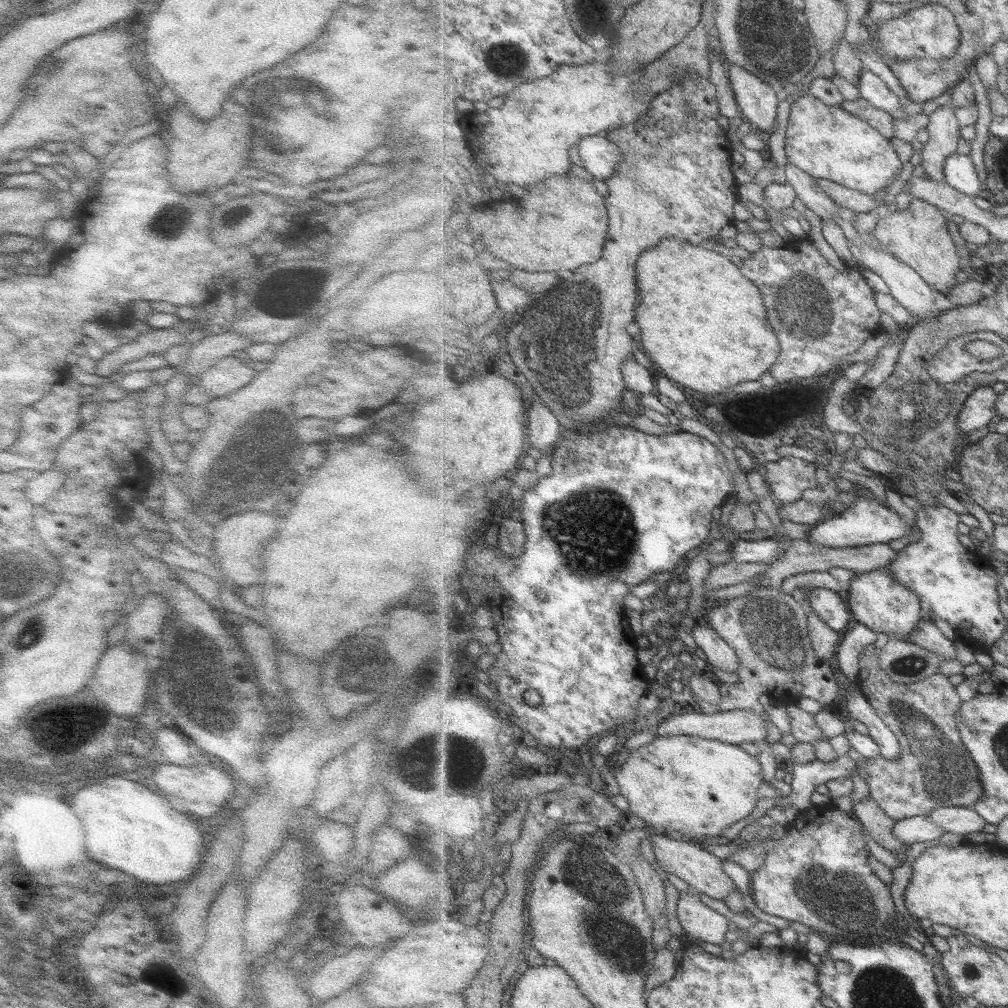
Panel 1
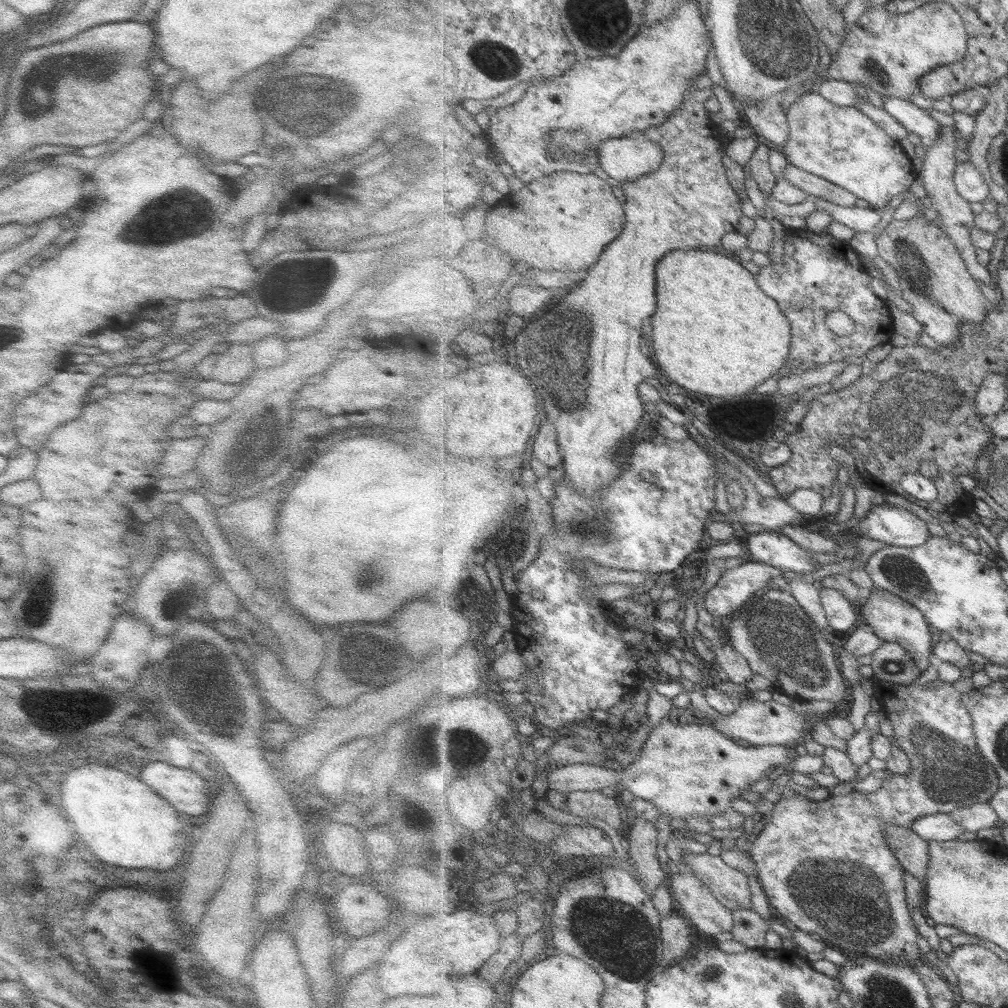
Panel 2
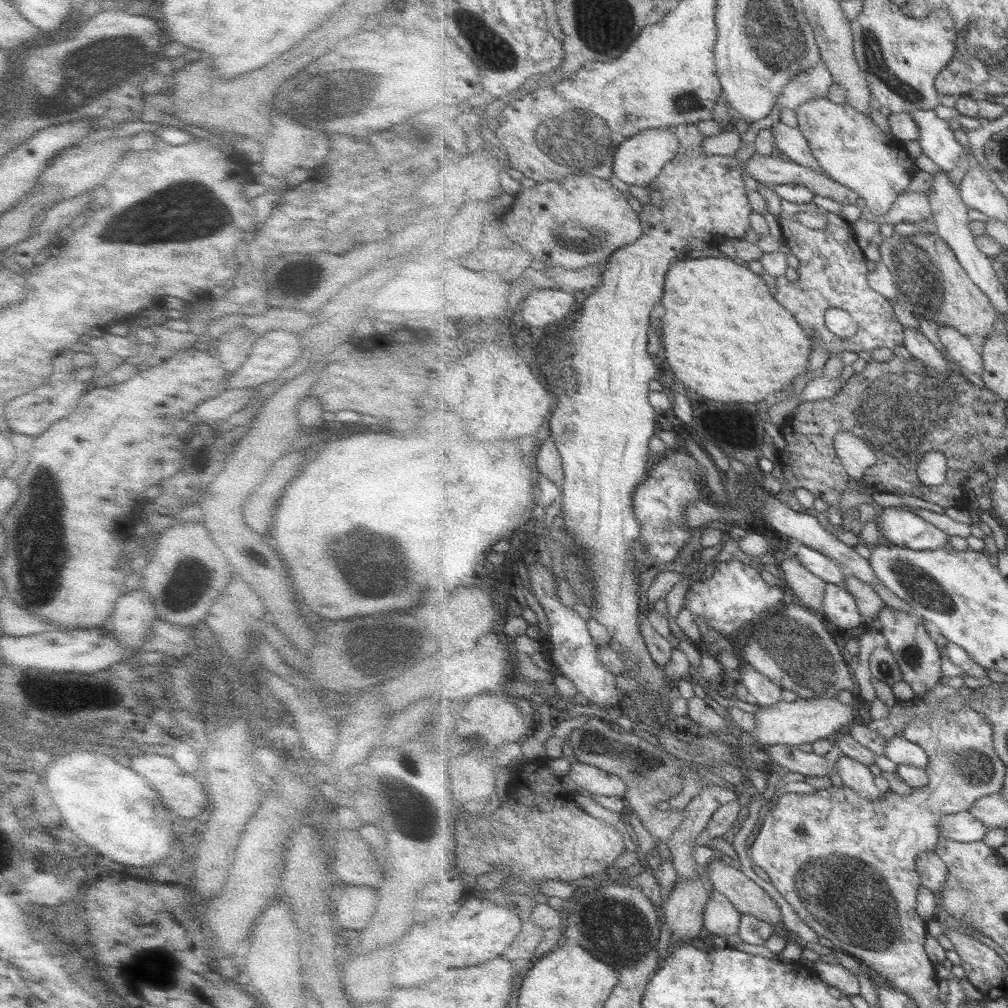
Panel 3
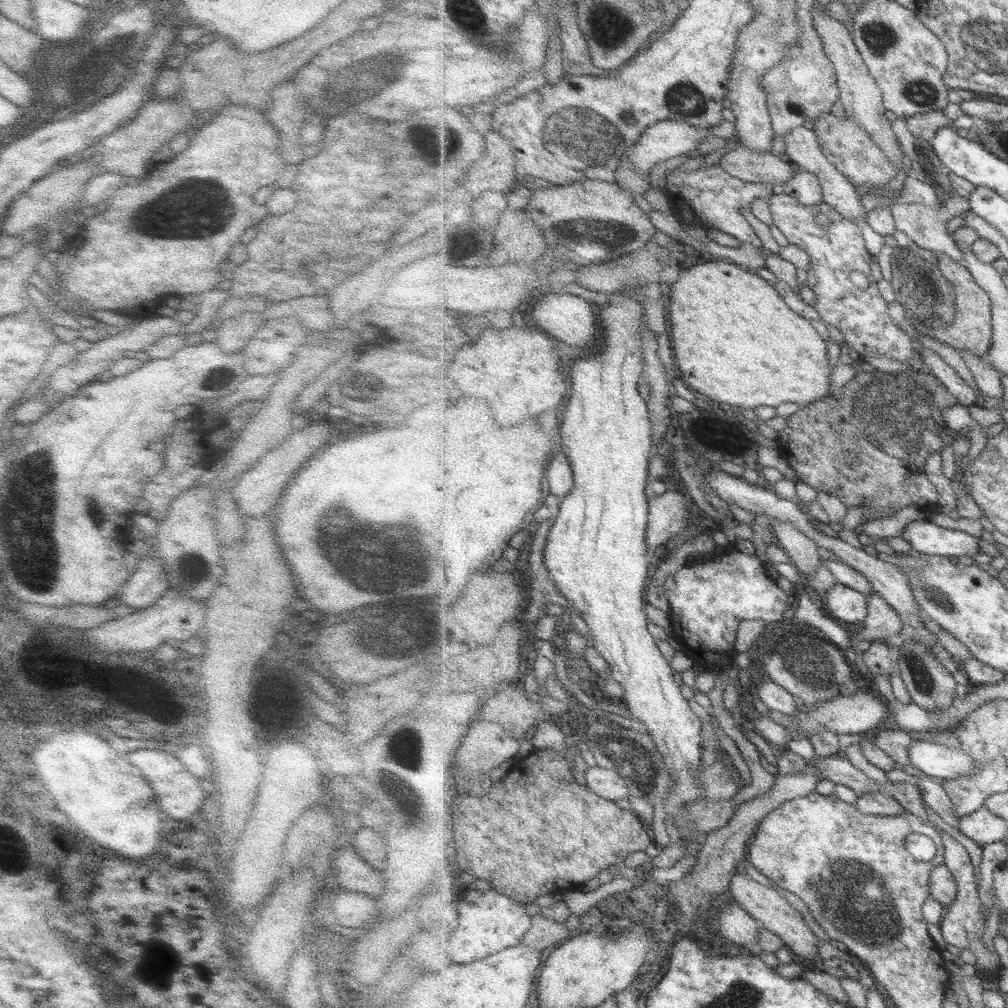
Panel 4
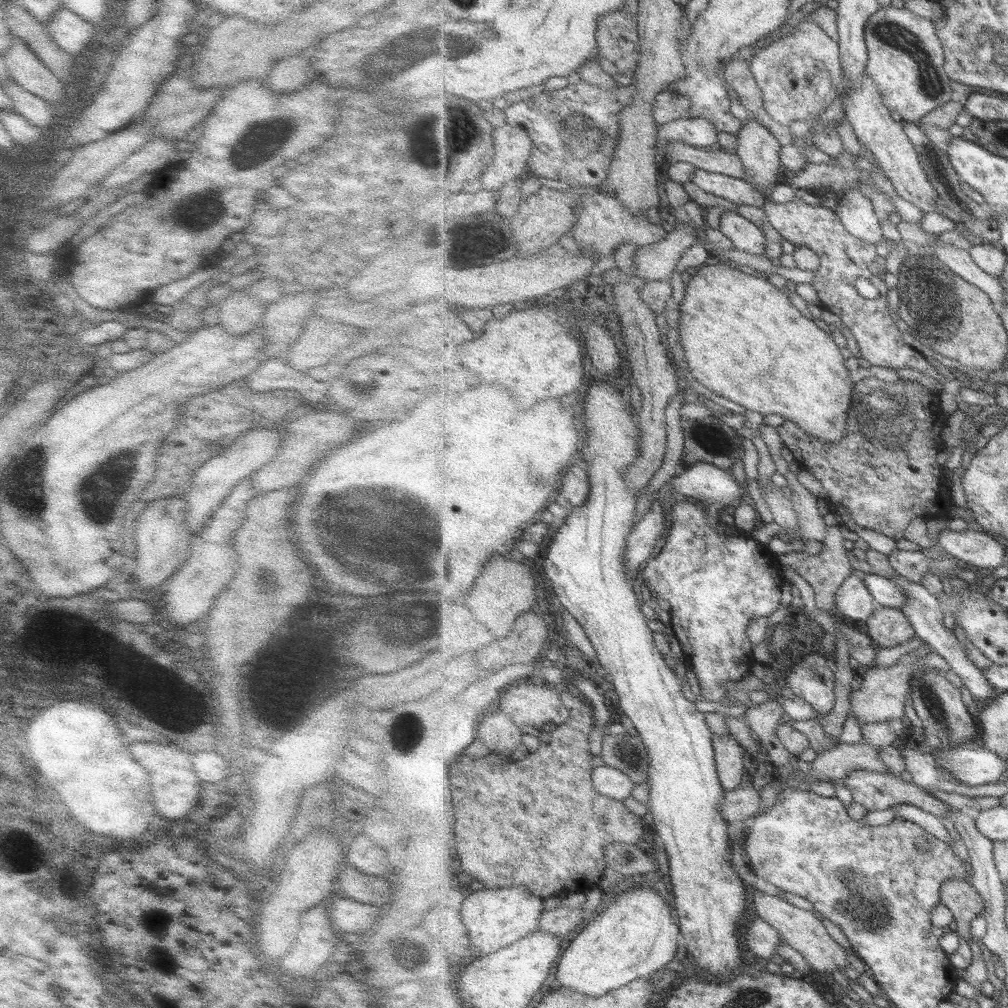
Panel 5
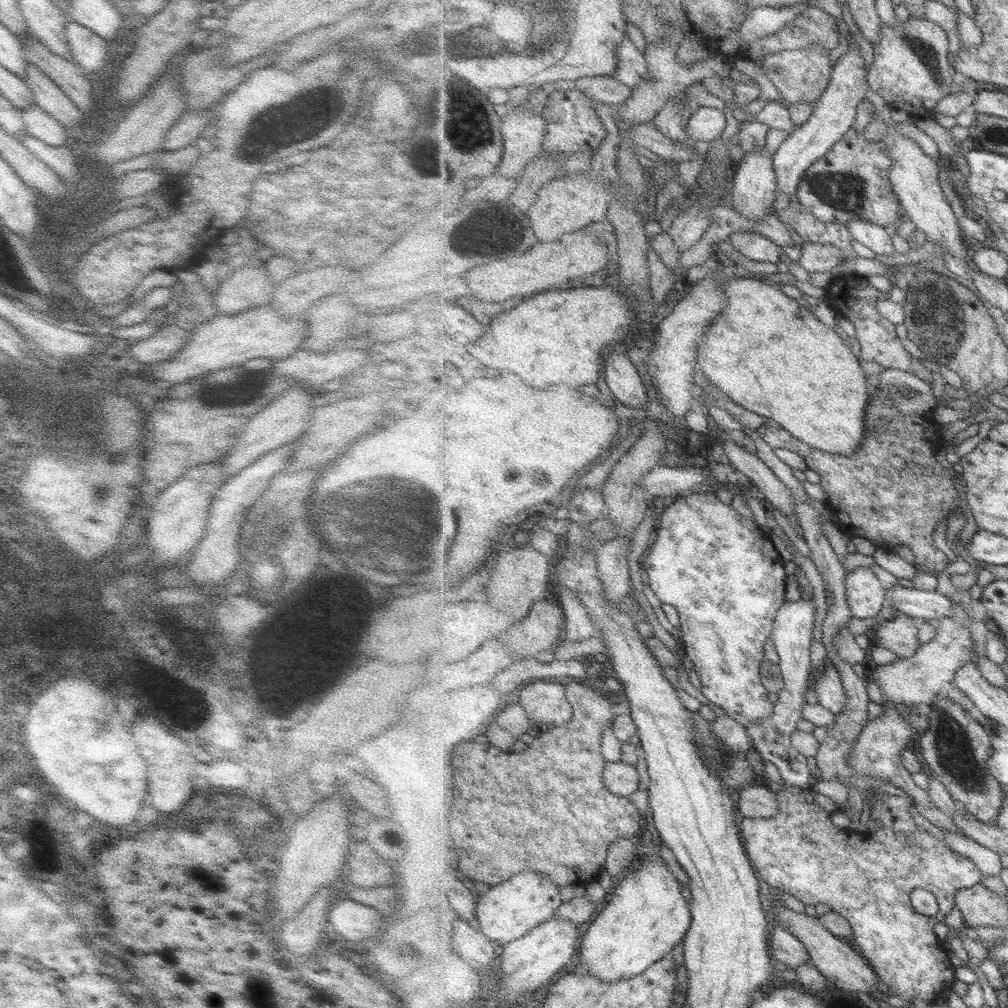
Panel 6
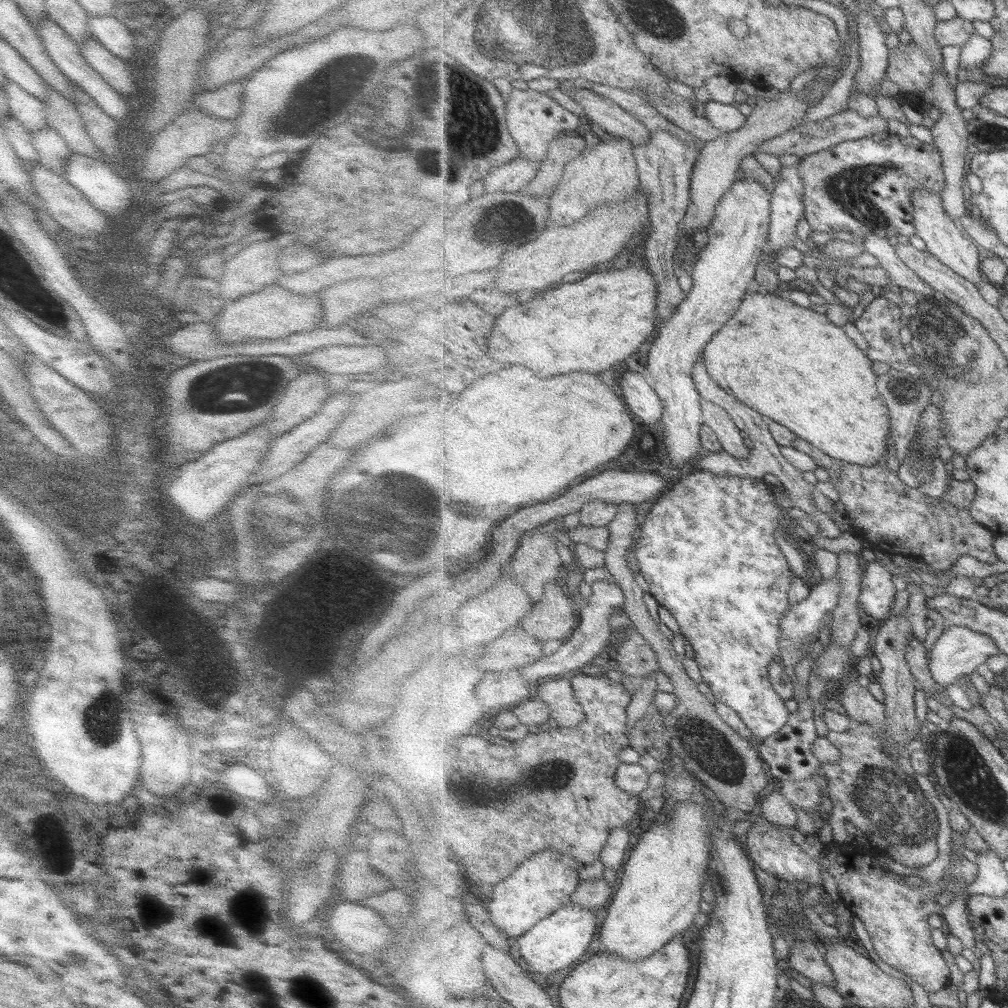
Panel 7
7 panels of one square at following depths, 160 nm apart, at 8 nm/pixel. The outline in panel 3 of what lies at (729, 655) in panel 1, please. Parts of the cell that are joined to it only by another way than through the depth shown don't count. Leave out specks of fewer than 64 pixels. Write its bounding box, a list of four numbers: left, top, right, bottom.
[738,665,784,707]

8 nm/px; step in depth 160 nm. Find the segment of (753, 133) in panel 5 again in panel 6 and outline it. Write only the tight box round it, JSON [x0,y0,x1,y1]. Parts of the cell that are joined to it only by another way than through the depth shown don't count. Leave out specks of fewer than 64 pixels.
[731,146,778,220]

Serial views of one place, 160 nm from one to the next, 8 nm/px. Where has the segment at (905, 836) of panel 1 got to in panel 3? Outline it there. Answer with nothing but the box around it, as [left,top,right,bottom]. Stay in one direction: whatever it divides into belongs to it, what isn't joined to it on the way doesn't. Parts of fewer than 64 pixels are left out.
[940,811,990,842]

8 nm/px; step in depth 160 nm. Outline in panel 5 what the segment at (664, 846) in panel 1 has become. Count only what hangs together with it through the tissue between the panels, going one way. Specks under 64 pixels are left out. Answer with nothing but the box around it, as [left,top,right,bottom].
[752,890,849,975]

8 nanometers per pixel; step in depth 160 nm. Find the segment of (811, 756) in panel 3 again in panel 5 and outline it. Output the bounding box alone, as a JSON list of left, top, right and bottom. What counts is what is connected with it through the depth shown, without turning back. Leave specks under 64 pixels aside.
[844,770,952,818]

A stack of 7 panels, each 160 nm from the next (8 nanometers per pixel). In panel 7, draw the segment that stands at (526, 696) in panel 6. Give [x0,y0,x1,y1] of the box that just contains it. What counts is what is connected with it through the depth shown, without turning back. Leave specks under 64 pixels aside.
[535,678,586,727]

